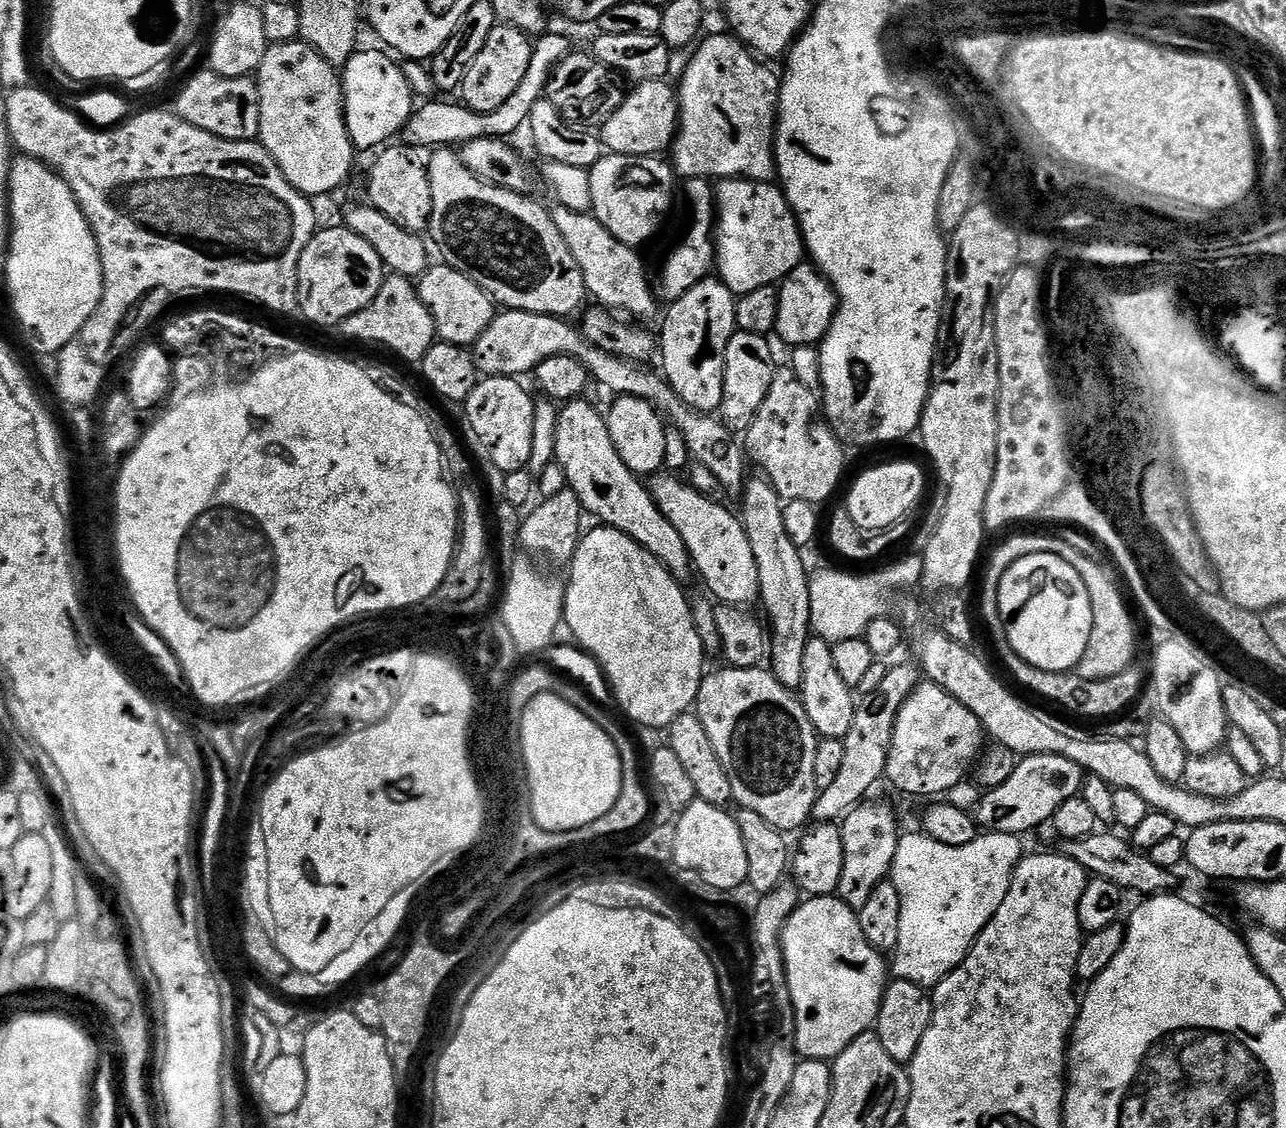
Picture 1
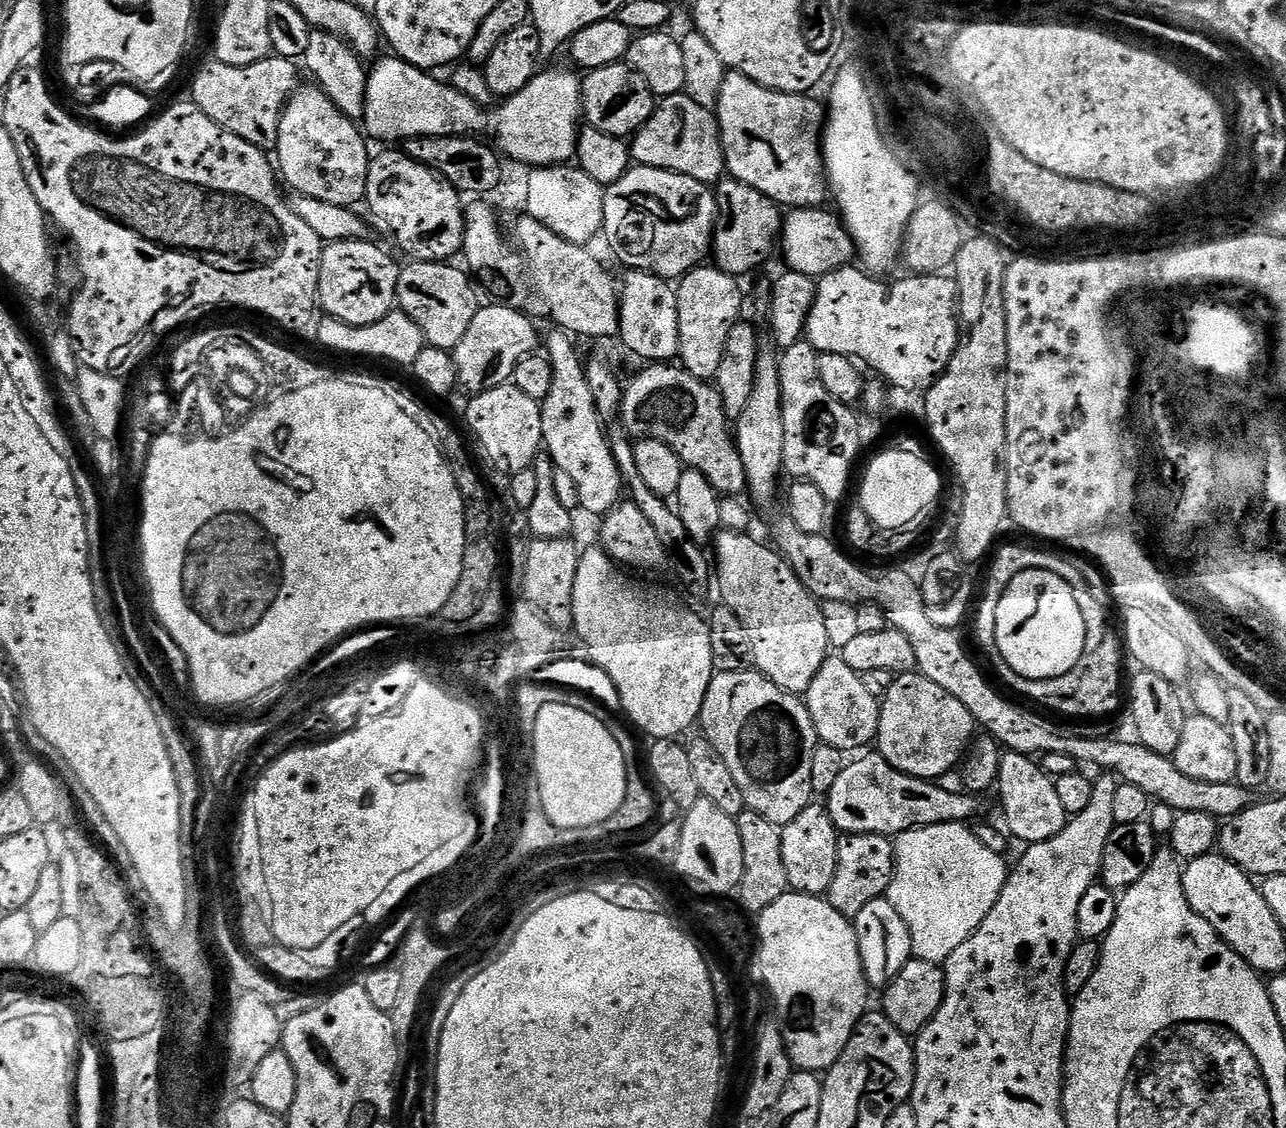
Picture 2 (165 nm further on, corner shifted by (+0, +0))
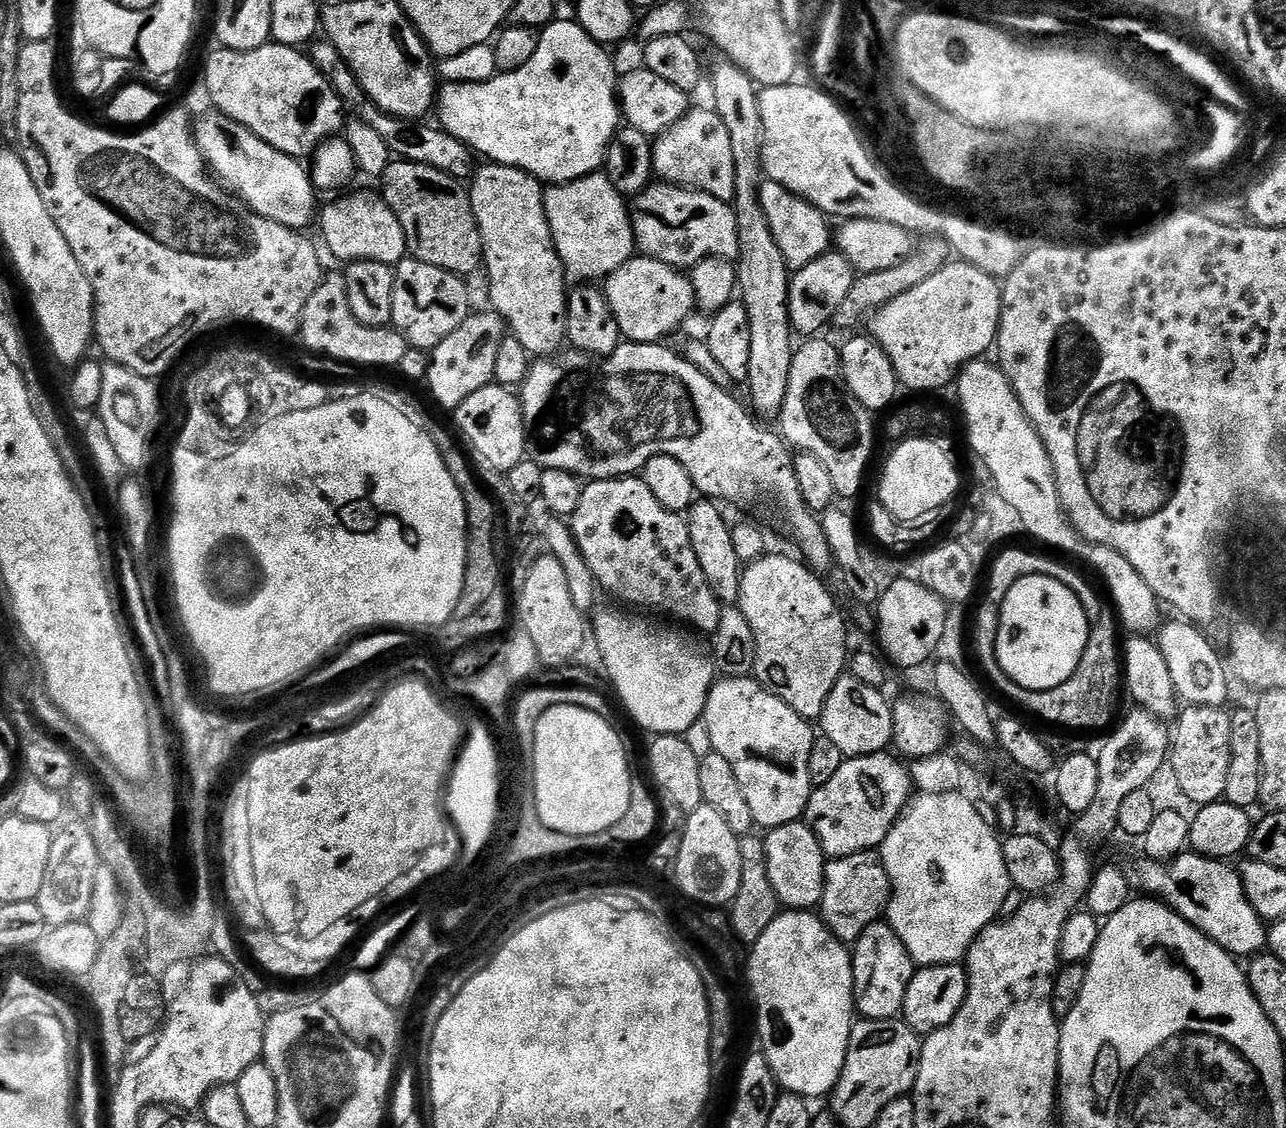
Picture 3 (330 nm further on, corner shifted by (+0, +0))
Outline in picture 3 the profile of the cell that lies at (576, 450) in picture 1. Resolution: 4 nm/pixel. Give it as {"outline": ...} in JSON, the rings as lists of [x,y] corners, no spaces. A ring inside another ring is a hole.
{"outline":[[[484,162],[473,171],[470,177],[470,195],[474,218],[484,247],[483,267],[488,268],[488,300],[491,311],[504,319],[507,331],[533,357],[543,358],[561,351],[566,340],[566,310],[568,309],[568,292],[564,288],[566,273],[560,261],[558,250],[552,241],[550,222],[546,218],[544,205],[545,189],[541,181],[523,168],[511,168],[505,164]]]}

